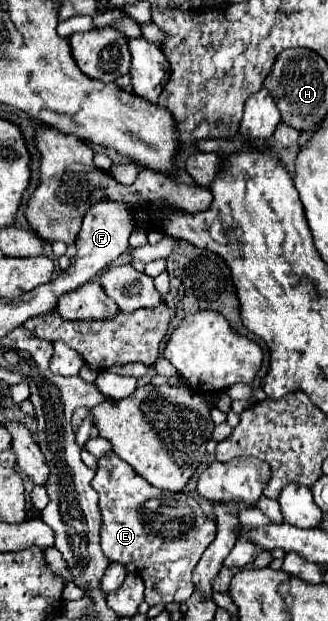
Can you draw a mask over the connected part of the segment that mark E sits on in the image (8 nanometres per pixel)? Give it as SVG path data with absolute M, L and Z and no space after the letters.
M115 453L103 455L99 459L97 475L93 479L93 489L99 493L99 509L103 515L103 529L101 529L101 549L109 561L117 563L133 563L145 581L145 601L153 605L167 605L167 603L185 603L193 593L191 573L201 559L201 553L213 541L215 525L213 521L201 511L199 503L193 495L187 493L169 493L161 489L153 489L139 477L125 461L121 461Z

